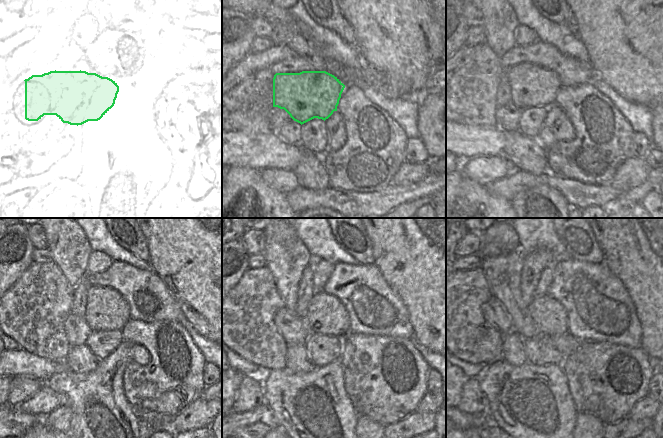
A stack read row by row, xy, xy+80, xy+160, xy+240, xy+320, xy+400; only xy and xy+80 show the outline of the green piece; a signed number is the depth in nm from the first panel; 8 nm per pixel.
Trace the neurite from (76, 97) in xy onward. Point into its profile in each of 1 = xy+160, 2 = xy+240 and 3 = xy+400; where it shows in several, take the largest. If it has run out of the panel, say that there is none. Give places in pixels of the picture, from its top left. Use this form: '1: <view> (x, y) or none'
1: xy+160 (532, 87)
2: xy+240 (105, 310)
3: xy+400 (547, 313)

